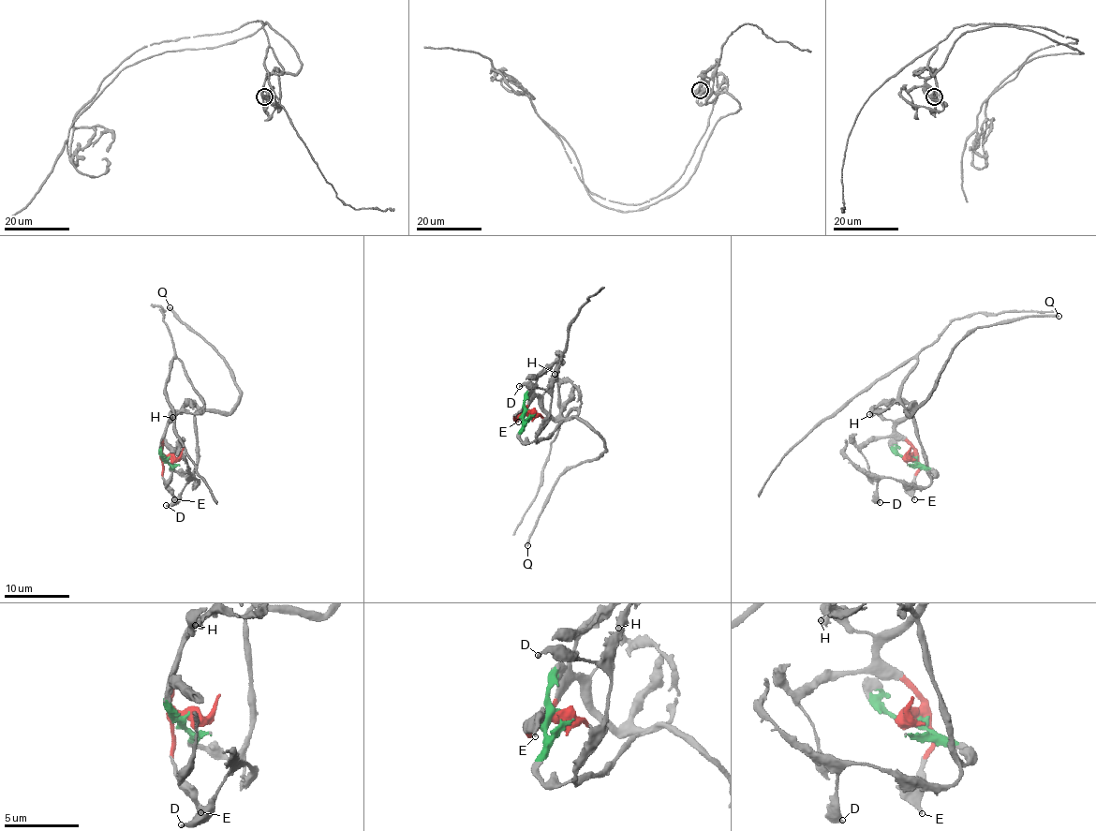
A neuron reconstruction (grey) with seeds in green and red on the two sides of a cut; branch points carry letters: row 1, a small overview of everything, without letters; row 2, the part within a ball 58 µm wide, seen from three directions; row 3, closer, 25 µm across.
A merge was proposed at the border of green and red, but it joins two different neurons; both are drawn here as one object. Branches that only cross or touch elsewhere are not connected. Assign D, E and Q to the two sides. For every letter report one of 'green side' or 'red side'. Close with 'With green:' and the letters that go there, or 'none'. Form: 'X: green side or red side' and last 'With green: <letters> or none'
D: green side
E: red side
Q: red side
With green: D

